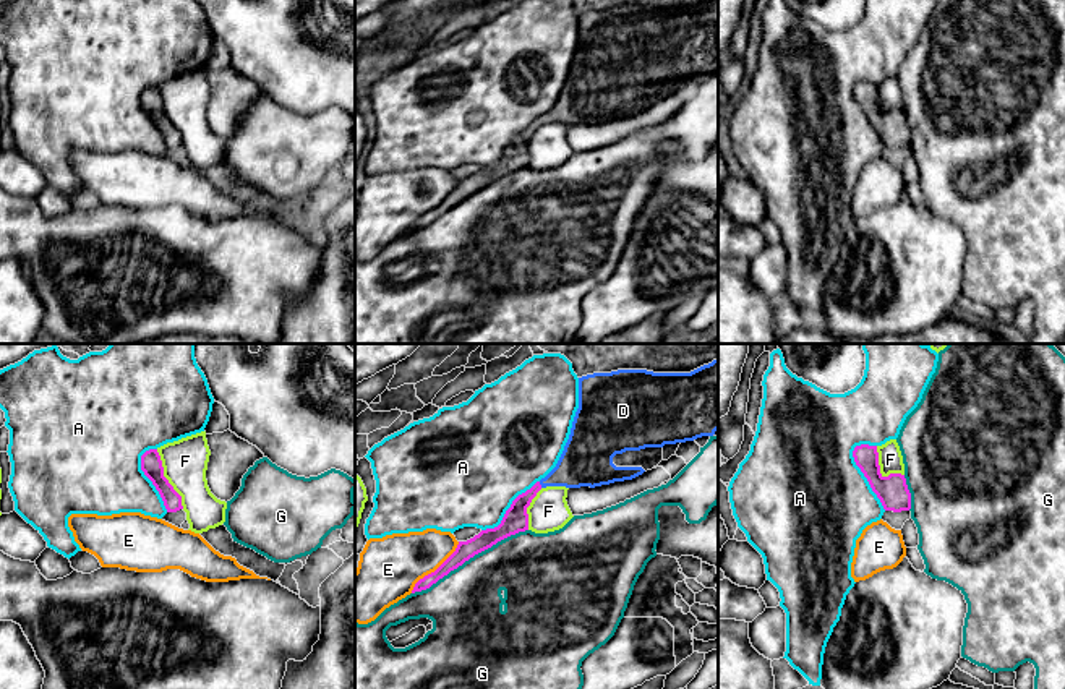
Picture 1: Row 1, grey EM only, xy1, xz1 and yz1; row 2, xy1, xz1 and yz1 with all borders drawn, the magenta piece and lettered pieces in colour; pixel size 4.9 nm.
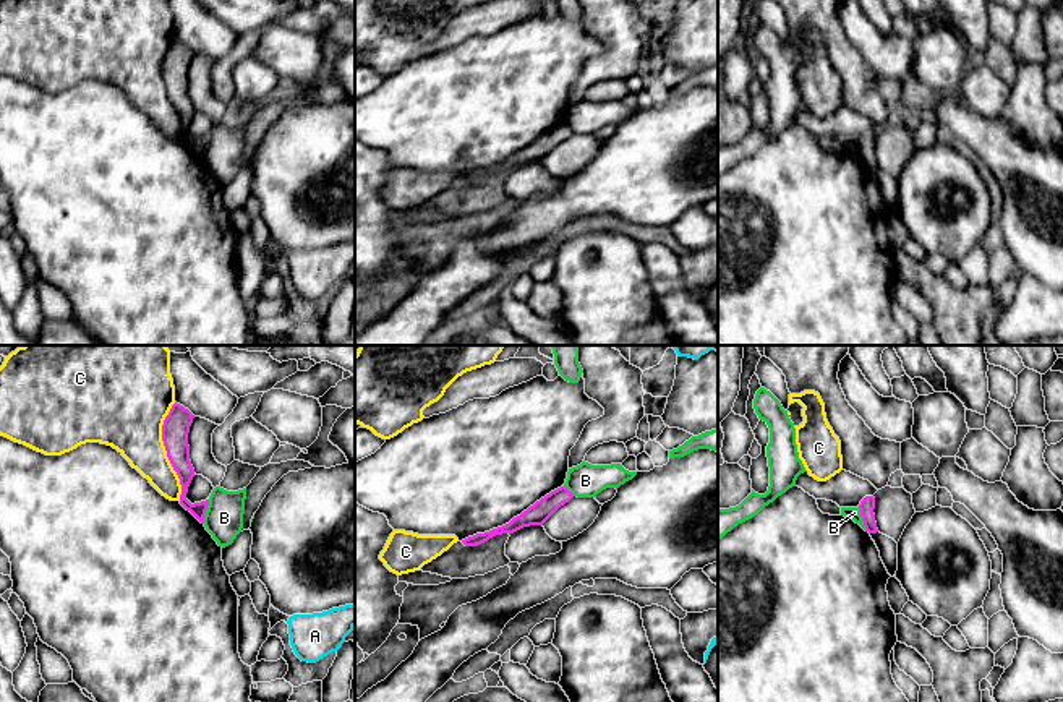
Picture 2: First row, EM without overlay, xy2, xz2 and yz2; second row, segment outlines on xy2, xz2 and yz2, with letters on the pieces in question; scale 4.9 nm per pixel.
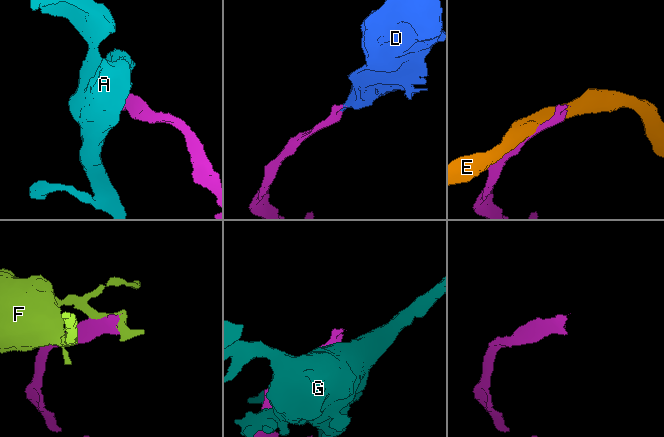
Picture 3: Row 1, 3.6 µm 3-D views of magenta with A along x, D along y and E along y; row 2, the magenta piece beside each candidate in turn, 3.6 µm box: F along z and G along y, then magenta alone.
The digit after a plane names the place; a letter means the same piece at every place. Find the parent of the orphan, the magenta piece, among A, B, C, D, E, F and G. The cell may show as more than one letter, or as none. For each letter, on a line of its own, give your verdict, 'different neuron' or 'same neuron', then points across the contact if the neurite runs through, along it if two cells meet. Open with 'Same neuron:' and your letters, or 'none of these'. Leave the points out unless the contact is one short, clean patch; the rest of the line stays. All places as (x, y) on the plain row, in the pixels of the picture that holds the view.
Same neuron: D
A: different neuron
B: different neuron; border xy2 (209, 136), (203, 159)
C: different neuron
D: same neuron; way xz1 (516, 156), (519, 141), (540, 122), (584, 99)
E: different neuron
F: different neuron
G: different neuron

